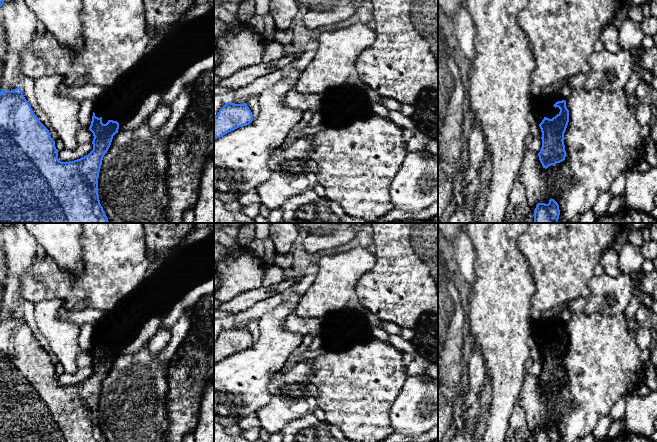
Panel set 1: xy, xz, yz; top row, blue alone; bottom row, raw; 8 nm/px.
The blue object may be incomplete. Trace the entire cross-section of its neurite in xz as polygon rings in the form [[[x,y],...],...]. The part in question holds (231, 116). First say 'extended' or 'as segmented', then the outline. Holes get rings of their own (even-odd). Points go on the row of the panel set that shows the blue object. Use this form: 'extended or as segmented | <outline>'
as segmented | [[[227,102],[214,117],[214,140],[253,121],[253,114],[246,103]]]

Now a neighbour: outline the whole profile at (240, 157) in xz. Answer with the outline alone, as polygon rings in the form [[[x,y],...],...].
[[[312,50],[302,52],[286,67],[284,77],[259,95],[259,115],[249,125],[214,140],[214,195],[223,202],[237,200],[242,194],[255,190],[269,180],[272,171],[267,161],[271,153],[282,145],[290,130],[303,116],[302,110],[286,104],[286,95],[295,87],[315,53]]]

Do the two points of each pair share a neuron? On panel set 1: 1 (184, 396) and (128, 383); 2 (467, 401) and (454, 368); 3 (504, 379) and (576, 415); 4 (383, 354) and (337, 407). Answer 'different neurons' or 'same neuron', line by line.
1: different neurons
2: different neurons
3: different neurons
4: same neuron

